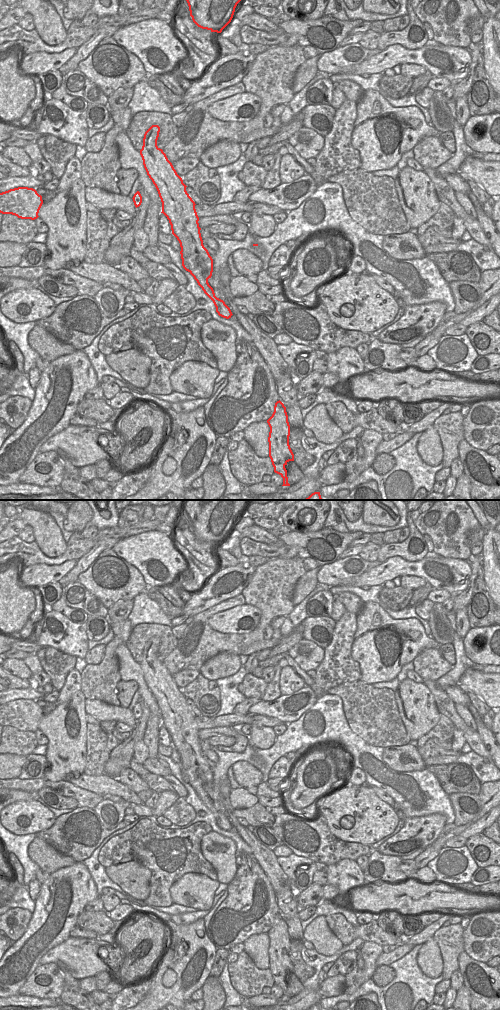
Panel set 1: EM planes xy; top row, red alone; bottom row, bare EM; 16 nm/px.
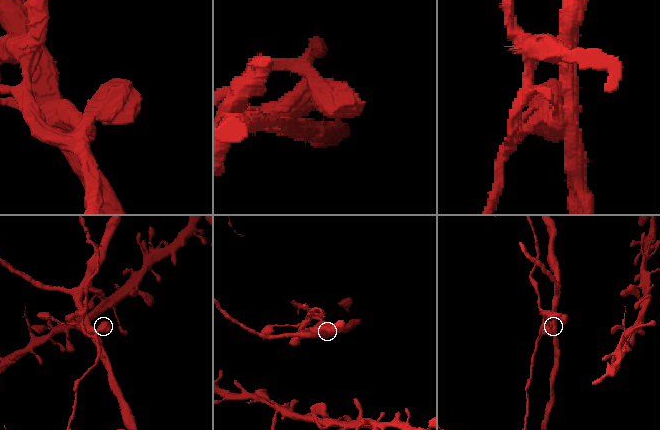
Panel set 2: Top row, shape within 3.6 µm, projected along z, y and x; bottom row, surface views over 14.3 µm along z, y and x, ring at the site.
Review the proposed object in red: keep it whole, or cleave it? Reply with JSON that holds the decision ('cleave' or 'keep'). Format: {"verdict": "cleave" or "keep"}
{"verdict": "cleave"}

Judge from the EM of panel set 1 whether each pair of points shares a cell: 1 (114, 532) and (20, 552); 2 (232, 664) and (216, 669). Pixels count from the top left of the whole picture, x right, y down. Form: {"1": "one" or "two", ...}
{"1": "one", "2": "one"}

